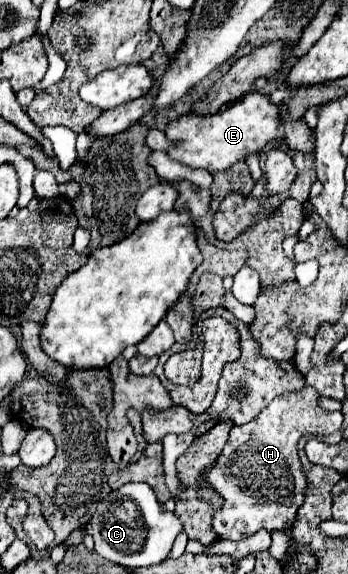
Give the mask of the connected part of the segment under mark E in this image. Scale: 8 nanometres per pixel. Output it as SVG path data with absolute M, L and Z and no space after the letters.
M247 93L213 115L179 115L167 125L165 135L173 143L173 147L169 147L167 151L171 159L181 161L189 167L201 167L209 173L217 173L231 167L237 161L245 161L251 153L261 153L261 149L273 139L283 139L289 145L289 149L297 149L303 153L313 153L315 141L311 129L305 125L303 119L295 123L281 123L279 105L271 105L267 95L263 93Z

